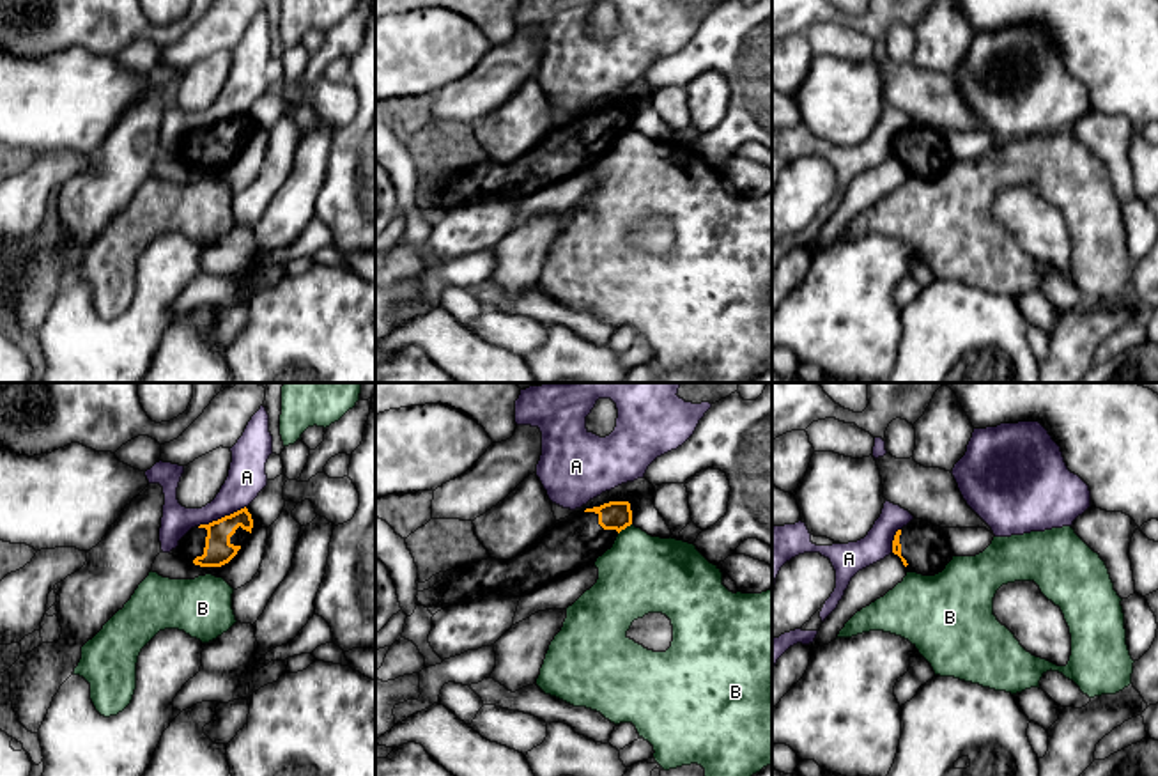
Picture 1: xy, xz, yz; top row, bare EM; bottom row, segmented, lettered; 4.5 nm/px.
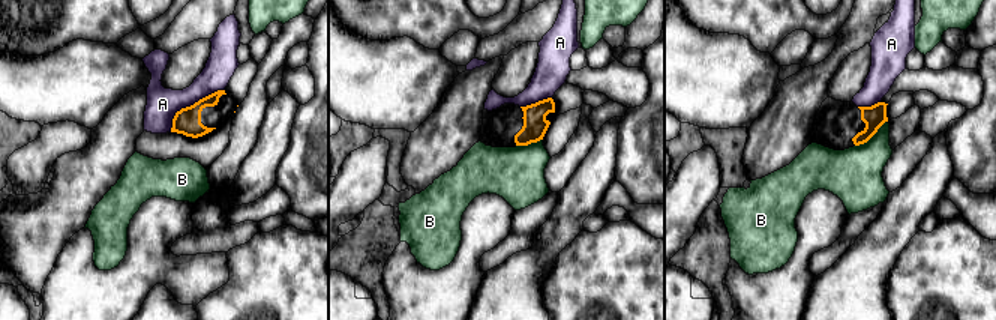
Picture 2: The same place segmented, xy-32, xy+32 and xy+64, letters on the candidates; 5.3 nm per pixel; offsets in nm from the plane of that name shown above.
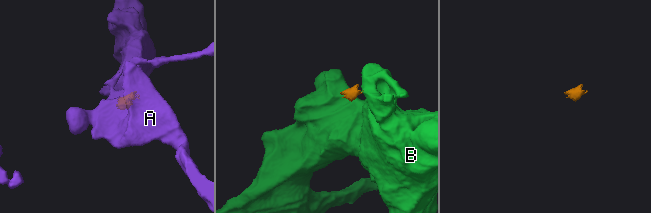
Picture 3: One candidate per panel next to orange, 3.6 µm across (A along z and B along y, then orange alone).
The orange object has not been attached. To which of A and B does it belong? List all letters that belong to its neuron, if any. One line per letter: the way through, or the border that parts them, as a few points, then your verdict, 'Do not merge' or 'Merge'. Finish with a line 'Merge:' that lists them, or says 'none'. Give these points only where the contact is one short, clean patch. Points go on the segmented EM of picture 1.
A: Boundary: xy (245, 505), (199, 527). Do not merge
B: Boundary: xz (631, 523), (618, 534). Do not merge
Merge: none

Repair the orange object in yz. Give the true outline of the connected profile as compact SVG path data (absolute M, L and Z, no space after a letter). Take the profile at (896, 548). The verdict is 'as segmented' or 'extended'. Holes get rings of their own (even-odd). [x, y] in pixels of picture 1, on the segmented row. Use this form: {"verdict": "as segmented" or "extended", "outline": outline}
{"verdict": "extended", "outline": "M915 517L896 532L892 553L901 558L908 572L923 576L942 572L954 556L944 530Z"}

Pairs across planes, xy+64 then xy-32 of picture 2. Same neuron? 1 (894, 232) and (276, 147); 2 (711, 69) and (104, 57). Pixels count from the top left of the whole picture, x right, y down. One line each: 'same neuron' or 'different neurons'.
1: same neuron
2: same neuron

